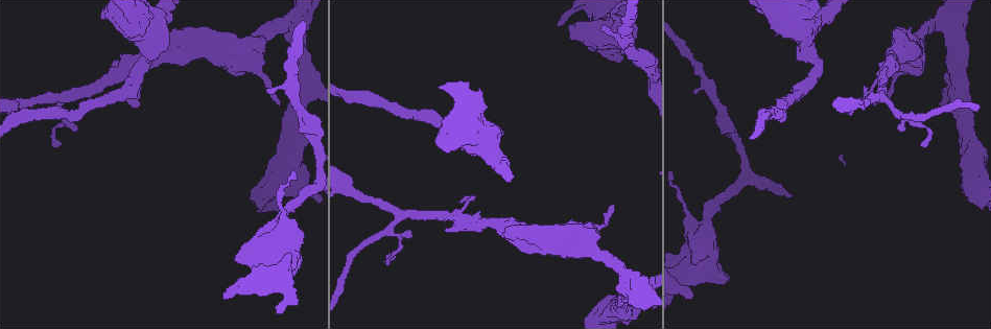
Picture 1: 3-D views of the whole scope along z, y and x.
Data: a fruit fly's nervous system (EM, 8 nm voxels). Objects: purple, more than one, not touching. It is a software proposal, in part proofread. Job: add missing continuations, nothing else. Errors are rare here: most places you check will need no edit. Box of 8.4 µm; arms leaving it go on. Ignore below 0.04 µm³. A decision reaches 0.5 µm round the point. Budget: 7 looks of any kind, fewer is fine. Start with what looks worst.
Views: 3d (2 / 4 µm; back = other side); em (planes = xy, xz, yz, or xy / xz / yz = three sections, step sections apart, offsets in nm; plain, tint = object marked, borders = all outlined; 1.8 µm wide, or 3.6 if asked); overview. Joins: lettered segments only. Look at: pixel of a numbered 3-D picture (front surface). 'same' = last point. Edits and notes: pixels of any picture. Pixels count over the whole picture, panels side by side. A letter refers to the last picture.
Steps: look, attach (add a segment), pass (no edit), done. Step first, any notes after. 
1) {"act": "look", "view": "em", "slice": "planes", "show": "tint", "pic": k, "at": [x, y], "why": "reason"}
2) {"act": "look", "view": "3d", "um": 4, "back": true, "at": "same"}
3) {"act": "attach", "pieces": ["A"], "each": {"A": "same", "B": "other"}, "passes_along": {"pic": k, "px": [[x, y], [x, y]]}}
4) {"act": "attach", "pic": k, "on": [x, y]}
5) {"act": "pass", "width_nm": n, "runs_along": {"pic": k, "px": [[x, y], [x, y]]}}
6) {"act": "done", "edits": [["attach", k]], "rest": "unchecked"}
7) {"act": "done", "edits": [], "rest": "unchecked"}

{"act": "look", "view": "em", "slice": "planes", "show": "borders", "pic": 1, "at": [693, 293], "why": "branch stops here"}

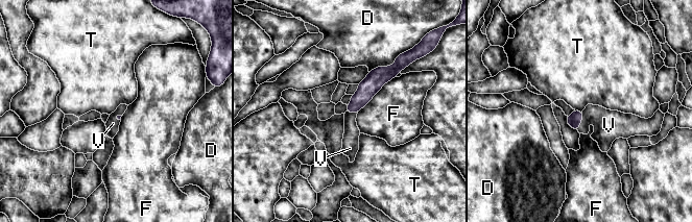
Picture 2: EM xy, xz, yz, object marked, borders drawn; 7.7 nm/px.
{"act": "attach", "pieces": ["V"], "each": {"D": "other", "F": "other", "T": "other", "V": "same"}, "passes_along": {"pic": 2, "px": [[573, 120], [580, 120], [609, 125]]}, "found": "the neuron continues"}

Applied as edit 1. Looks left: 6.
{"act": "look", "view": "overview", "why": "see it whole again"}

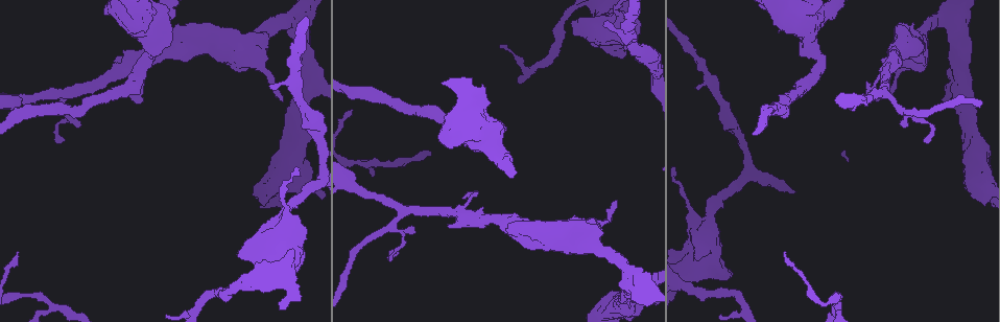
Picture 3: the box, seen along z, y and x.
{"act": "look", "view": "3d", "um": 2, "back": true, "pic": 3, "at": [926, 137], "why": "branch stops here"}

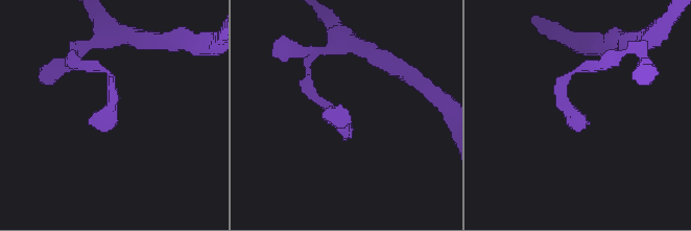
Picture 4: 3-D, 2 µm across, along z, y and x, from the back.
{"act": "look", "view": "em", "slice": "planes", "show": "borders", "pic": 4, "at": [578, 117]}

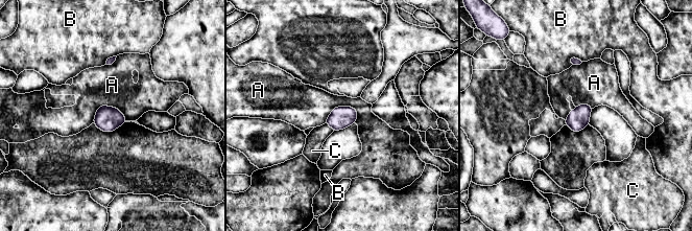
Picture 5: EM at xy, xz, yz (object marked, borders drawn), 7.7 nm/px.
{"act": "pass", "width_nm": 170, "longest_contact_nm": ["A", 280], "each": {"A": "other", "B": "other", "C": "other"}, "found": "no lettered segment goes on from it"}

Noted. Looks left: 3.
{"act": "look", "view": "em", "um": 3.6, "slice": "xy", "step": 8, "show": "tint", "pic": 3, "at": [625, 51], "why": "an open end"}

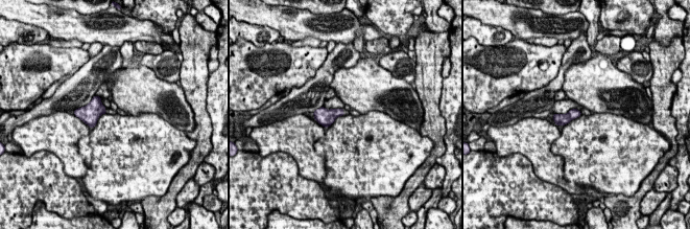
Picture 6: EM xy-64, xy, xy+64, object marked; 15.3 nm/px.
{"act": "look", "view": "em", "um": 3.6, "slice": "planes", "show": "borders", "at": "same", "why": "another direction"}

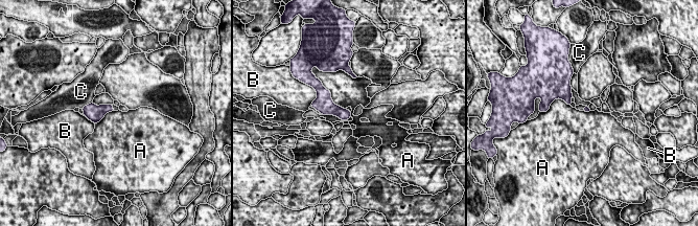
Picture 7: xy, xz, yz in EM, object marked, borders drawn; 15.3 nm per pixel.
{"act": "pass", "each": {"A": "other", "B": "other", "C": "other"}, "border": {"pic": 7, "px": [[323, 85], [331, 99], [345, 109]]}, "found": "no lettered segment goes on from it"}

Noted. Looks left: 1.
{"act": "done", "edits": [["attach", 2]], "rest": "unchecked"}

